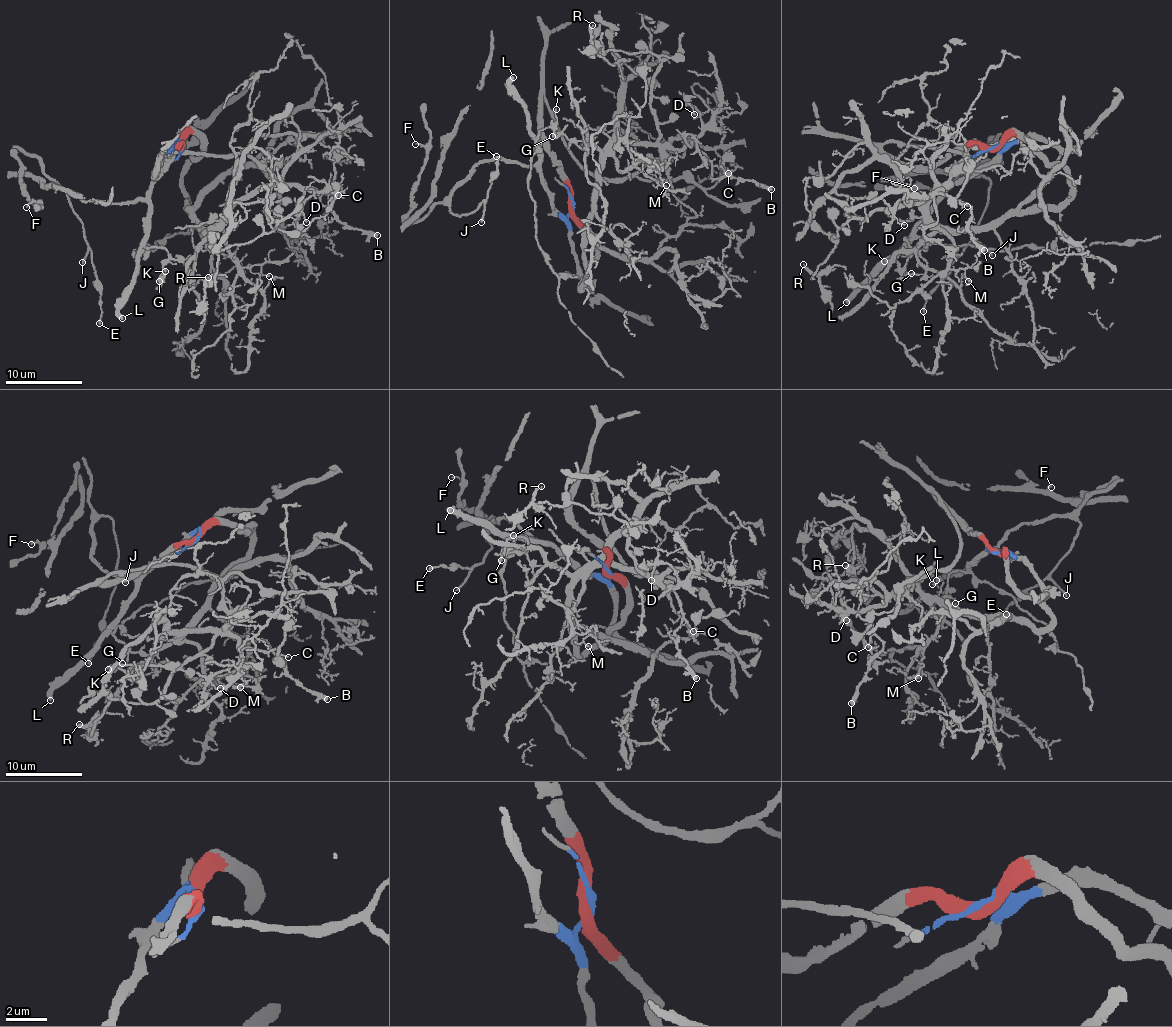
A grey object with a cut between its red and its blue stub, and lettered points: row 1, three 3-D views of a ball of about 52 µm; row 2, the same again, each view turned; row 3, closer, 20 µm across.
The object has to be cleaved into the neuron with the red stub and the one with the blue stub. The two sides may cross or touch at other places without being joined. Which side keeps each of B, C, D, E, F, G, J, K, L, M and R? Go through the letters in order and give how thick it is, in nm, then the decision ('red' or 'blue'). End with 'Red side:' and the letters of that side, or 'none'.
B: calibre 400 nm; red
C: calibre 90 nm; red
D: calibre 110 nm; red
E: calibre 170 nm; blue
F: calibre 110 nm; blue
G: calibre 220 nm; blue
J: calibre 160 nm; blue
K: calibre 90 nm; blue
L: calibre 420 nm; blue
M: calibre 90 nm; red
R: calibre 110 nm; red
Red side: B, C, D, M, R

